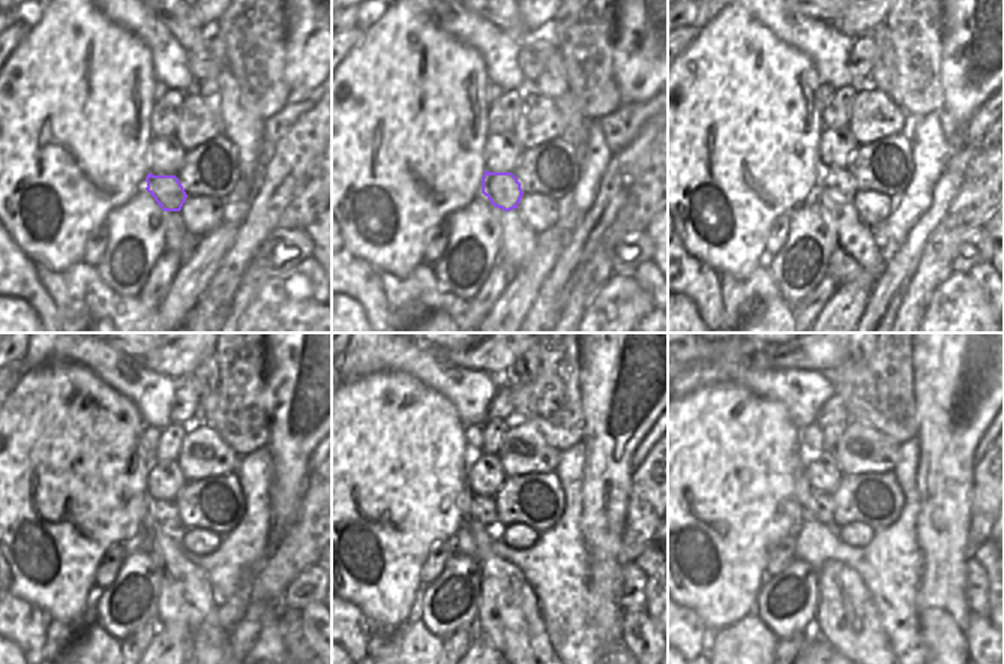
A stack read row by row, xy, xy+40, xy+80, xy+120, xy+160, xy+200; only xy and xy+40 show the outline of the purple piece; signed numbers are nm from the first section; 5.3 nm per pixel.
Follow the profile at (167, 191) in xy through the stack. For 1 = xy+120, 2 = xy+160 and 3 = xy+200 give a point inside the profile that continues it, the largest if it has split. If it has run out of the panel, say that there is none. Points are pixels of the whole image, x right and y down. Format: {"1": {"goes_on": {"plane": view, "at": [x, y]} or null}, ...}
{"1": {"goes_on": {"plane": "xy+120", "at": [165, 514]}}, "2": {"goes_on": {"plane": "xy+160", "at": [483, 507]}}, "3": {"goes_on": {"plane": "xy+200", "at": [820, 504]}}}

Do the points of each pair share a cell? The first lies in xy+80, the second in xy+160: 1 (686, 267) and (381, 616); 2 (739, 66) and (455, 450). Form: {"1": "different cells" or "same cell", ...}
{"1": "different cells", "2": "same cell"}

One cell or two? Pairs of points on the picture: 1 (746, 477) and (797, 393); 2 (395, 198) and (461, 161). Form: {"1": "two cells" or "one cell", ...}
{"1": "two cells", "2": "one cell"}

